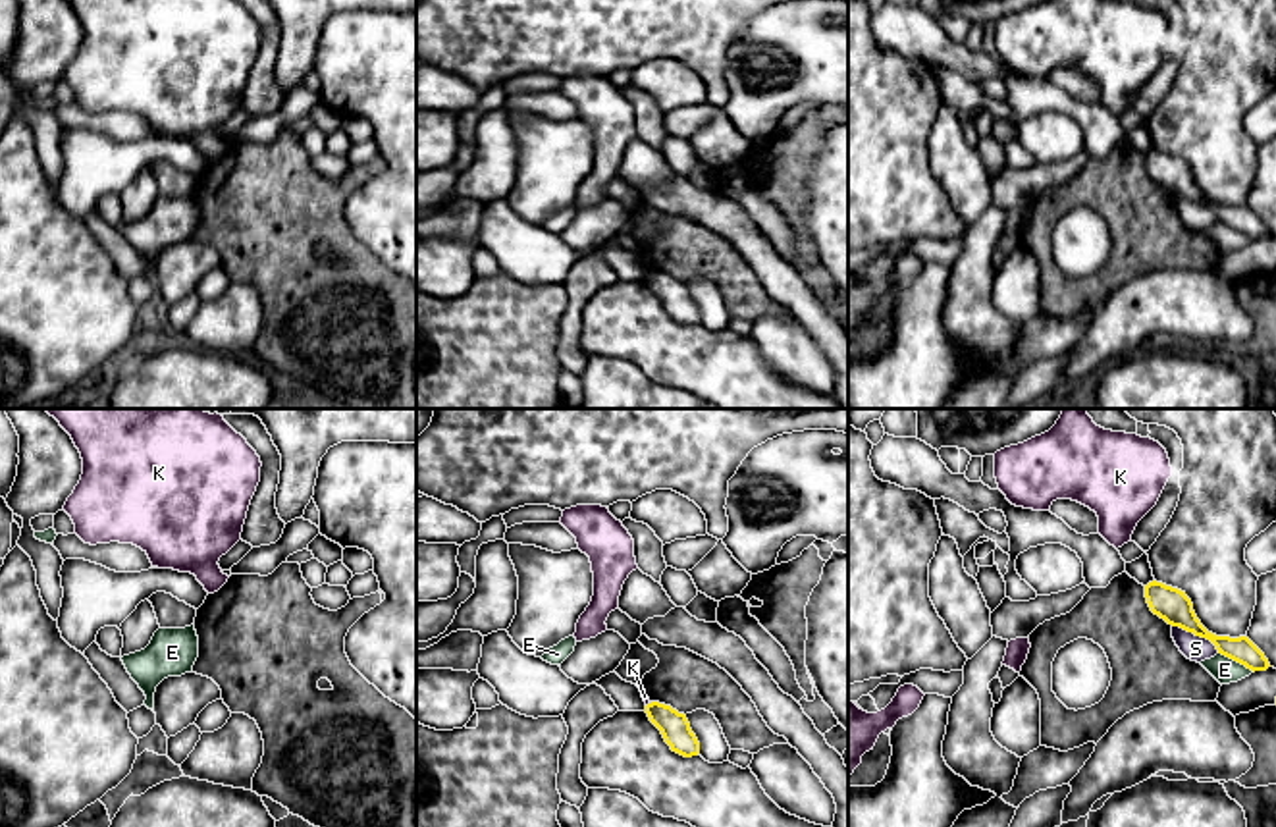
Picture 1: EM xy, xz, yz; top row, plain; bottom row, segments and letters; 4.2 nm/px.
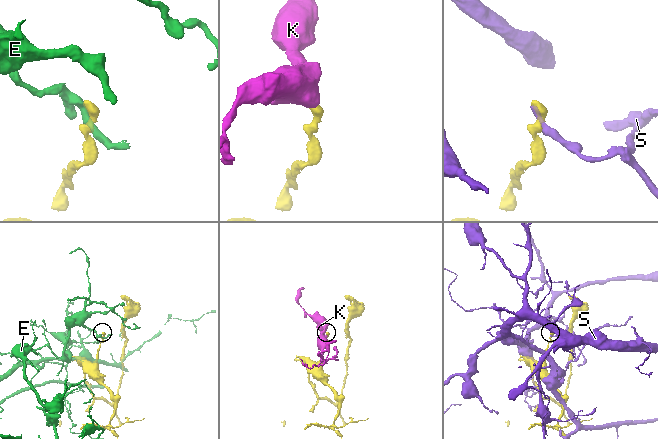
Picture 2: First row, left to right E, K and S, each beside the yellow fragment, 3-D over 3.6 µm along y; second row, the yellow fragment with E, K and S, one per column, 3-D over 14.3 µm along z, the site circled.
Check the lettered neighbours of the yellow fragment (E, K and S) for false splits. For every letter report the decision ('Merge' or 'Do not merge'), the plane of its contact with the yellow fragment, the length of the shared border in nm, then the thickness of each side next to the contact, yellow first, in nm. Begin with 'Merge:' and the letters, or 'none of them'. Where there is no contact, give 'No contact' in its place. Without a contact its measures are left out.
Merge: none of them
E: Do not merge. Touches yellow in yz. Shared border 170 nm. Thickness 110 nm (yellow) against 110 nm
K: Do not merge. Touches yellow in xz. Shared border 40 nm. Thickness 120 nm (yellow) against 20 nm
S: Do not merge. Touches yellow in yz. Shared border 240 nm. Thickness 140 nm (yellow) against 110 nm

